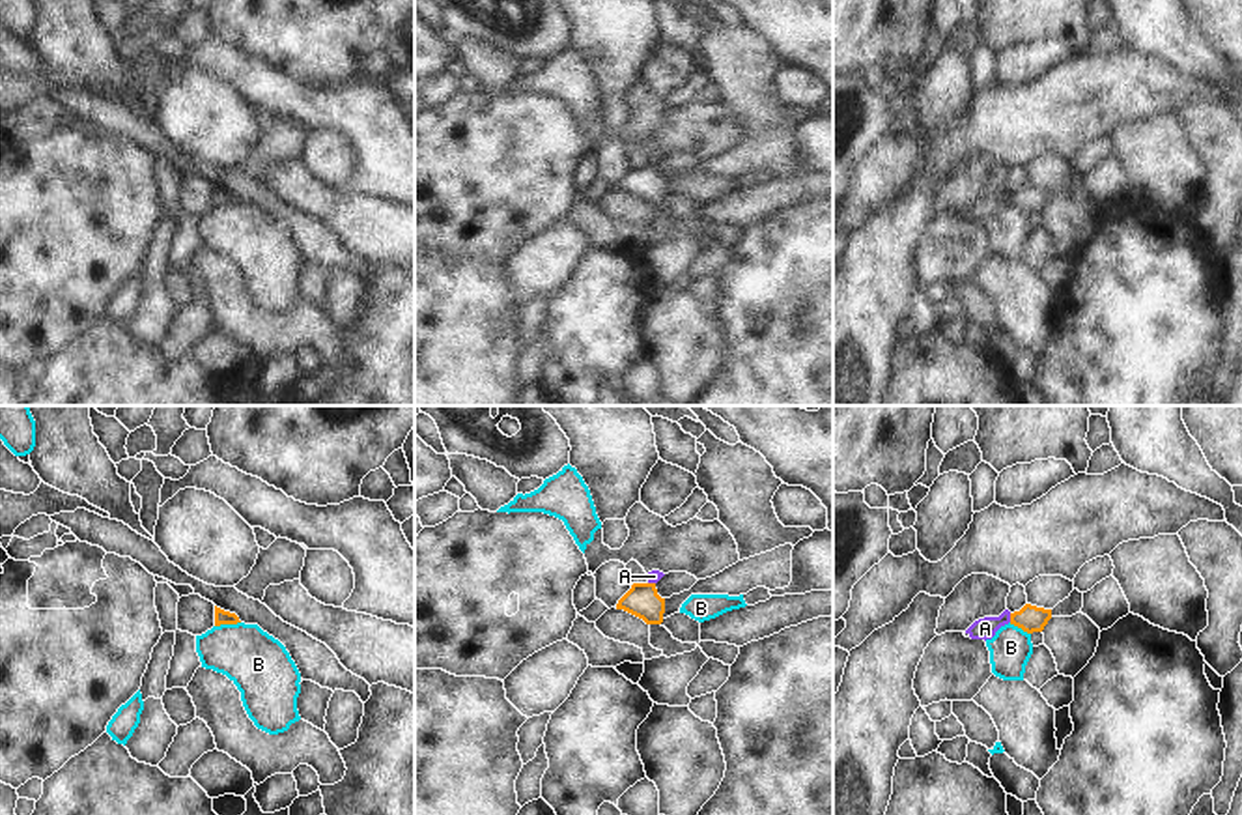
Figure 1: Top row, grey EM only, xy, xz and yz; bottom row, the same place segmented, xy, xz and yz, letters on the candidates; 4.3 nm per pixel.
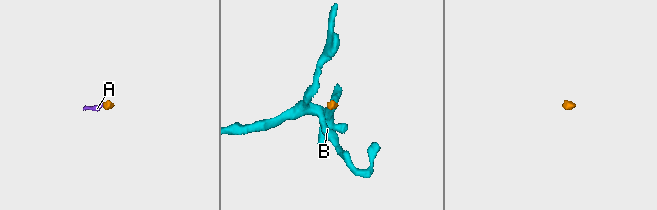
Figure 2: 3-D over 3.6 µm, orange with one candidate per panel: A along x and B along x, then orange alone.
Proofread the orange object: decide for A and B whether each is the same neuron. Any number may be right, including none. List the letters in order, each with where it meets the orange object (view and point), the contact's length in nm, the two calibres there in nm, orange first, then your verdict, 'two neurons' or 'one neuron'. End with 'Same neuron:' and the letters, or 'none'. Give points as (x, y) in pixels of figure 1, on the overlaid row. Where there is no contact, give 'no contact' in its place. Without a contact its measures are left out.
A: contact yz (1011, 617); length 40 nm; calibres 110 and 100 nm; one neuron
B: contact xy (226, 623); length 110 nm; calibres 60 and 260 nm; two neurons
Same neuron: A

